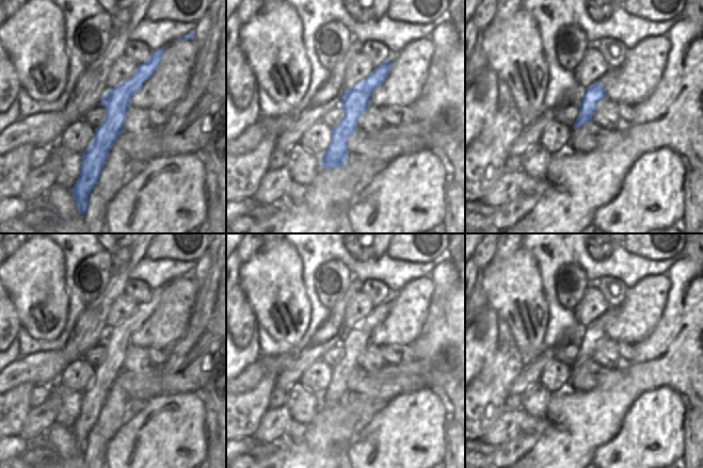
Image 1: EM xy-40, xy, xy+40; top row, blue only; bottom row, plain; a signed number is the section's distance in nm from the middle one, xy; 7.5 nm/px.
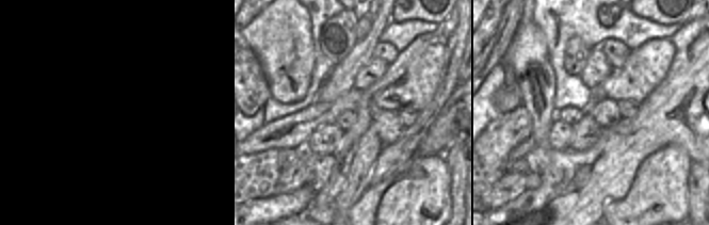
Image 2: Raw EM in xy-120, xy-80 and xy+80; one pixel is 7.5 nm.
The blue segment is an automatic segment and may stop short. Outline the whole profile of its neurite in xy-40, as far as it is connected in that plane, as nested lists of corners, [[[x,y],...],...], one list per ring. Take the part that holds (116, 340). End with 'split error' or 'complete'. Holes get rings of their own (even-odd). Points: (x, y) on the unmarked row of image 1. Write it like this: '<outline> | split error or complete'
[[[164,287],[154,290],[145,302],[138,304],[128,319],[110,327],[101,337],[100,343],[106,348],[106,358],[95,368],[93,380],[82,393],[80,416],[71,429],[80,452],[85,452],[89,435],[99,418],[108,392],[123,370],[131,335],[153,314],[161,301],[163,290]]] | complete

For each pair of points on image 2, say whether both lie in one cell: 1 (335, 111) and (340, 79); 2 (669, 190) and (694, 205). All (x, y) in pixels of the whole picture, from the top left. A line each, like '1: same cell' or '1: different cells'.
1: different cells
2: different cells

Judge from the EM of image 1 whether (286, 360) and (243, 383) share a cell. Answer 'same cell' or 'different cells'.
different cells

